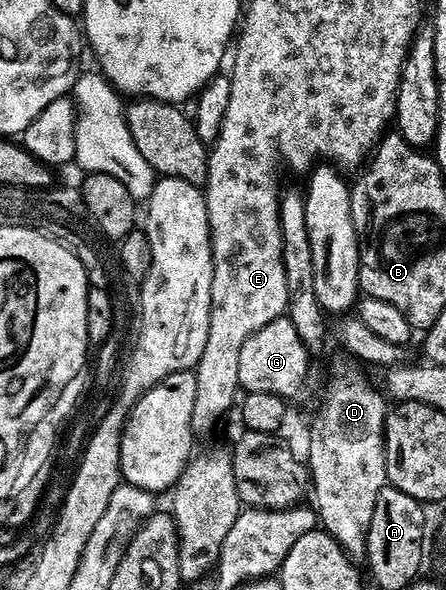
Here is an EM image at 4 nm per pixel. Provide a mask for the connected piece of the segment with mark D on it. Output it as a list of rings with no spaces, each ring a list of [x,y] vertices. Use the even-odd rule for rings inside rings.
[[[345,368],[329,380],[325,388],[325,397],[321,400],[321,409],[313,416],[313,425],[309,428],[309,456],[307,467],[311,481],[312,507],[317,513],[320,527],[339,542],[341,548],[352,556],[354,561],[365,560],[367,530],[371,530],[371,514],[375,514],[375,502],[385,487],[385,414],[386,397],[360,372],[362,369]]]

